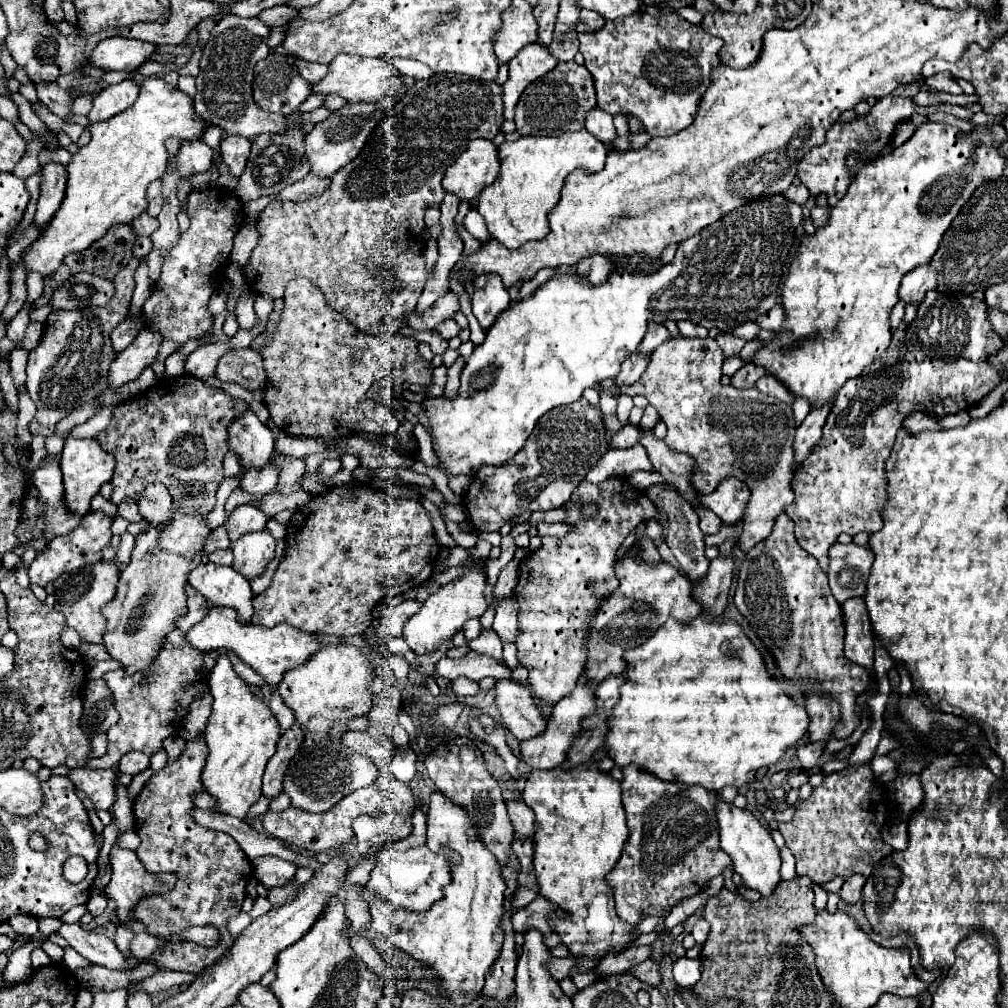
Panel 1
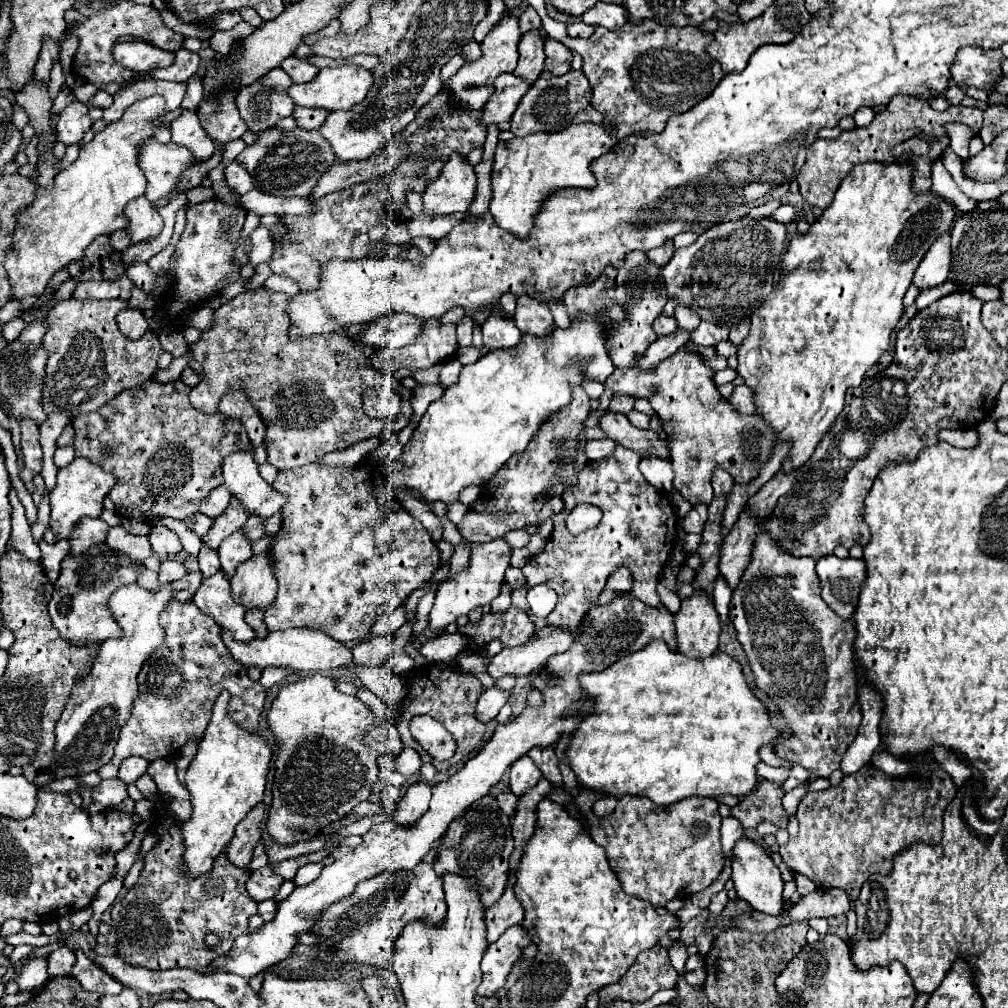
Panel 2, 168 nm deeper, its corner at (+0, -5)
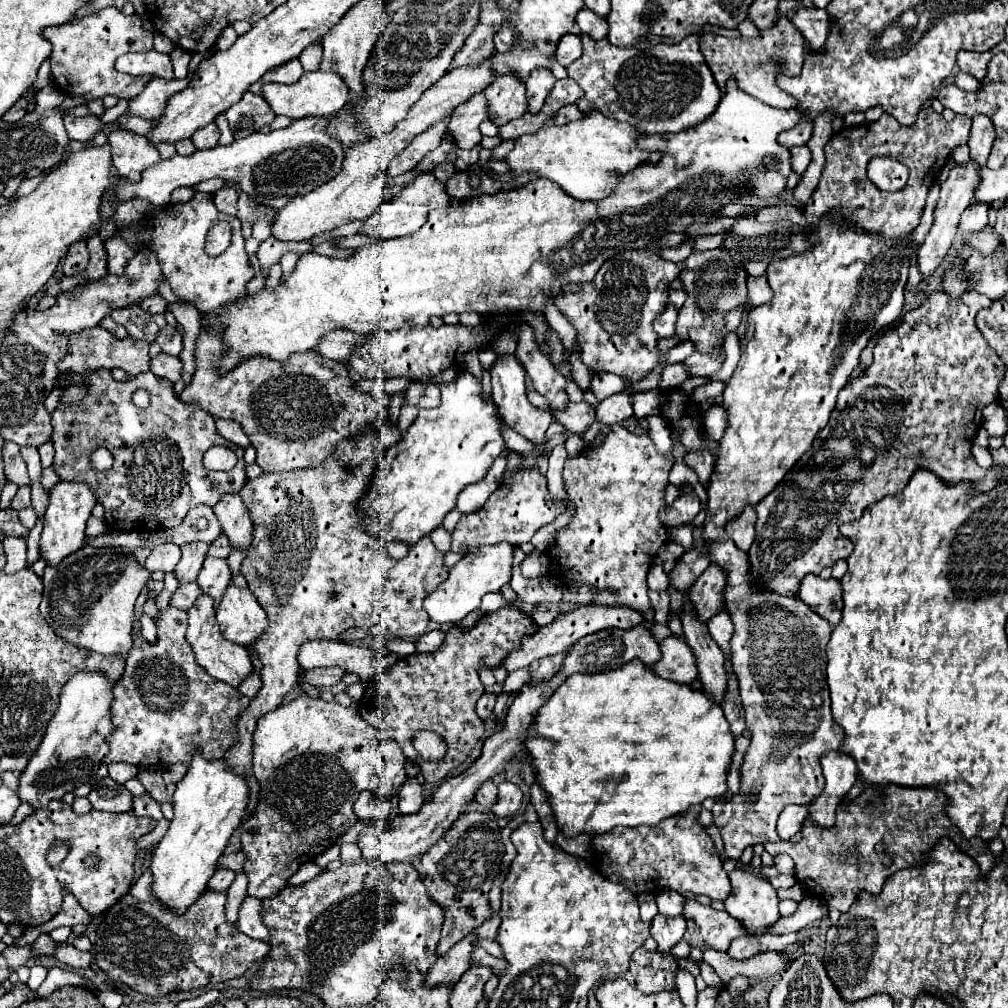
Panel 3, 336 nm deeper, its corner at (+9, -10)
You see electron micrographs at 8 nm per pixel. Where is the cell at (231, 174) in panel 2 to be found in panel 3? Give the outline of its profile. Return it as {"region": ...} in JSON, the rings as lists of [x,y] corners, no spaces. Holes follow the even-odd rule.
{"region":[[[222,187],[222,189],[214,195],[214,201],[216,201],[218,211],[236,217],[236,213],[238,213],[238,205],[236,205],[238,193],[236,193],[236,189],[232,189],[232,187]]]}

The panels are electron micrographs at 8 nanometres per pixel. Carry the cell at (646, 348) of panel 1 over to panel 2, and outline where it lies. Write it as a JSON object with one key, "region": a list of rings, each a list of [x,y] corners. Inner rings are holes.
{"region":[[[659,316],[653,324],[653,330],[657,336],[669,336],[677,330],[677,322],[673,316]]]}

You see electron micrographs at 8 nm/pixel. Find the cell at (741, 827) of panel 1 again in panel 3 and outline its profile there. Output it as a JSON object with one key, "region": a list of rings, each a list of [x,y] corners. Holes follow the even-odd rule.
{"region":[[[734,869],[730,873],[732,893],[724,901],[726,911],[742,923],[748,935],[764,935],[780,919],[776,889],[750,871]]]}

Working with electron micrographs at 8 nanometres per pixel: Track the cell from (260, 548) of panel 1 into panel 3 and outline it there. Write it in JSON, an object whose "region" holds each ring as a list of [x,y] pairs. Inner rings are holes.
{"region":[[[230,585],[216,611],[220,631],[230,643],[252,645],[266,629],[266,613],[250,589]]]}

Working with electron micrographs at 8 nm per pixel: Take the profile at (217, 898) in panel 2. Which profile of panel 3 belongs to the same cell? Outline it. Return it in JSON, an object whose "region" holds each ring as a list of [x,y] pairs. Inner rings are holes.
{"region":[[[150,855],[146,857],[142,865],[142,875],[136,879],[132,885],[130,893],[122,897],[110,913],[104,915],[102,923],[98,925],[98,939],[94,945],[94,959],[98,967],[112,977],[114,981],[120,981],[134,991],[148,995],[148,997],[162,997],[170,995],[174,991],[192,991],[208,985],[216,985],[220,981],[228,981],[234,977],[240,977],[254,961],[262,959],[268,953],[268,943],[246,937],[244,933],[236,931],[224,915],[224,903],[226,903],[226,893],[214,893],[214,891],[204,891],[204,895],[184,913],[184,915],[174,915],[158,901],[154,901],[152,895],[152,875],[148,871],[150,865]]]}

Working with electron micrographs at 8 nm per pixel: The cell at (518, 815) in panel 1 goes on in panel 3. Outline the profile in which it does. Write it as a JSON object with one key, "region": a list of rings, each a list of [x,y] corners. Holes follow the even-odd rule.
{"region":[[[486,781],[484,785],[480,785],[480,789],[476,791],[474,795],[474,801],[480,805],[480,809],[490,809],[496,801],[496,795],[498,795],[498,787],[494,781]]]}

